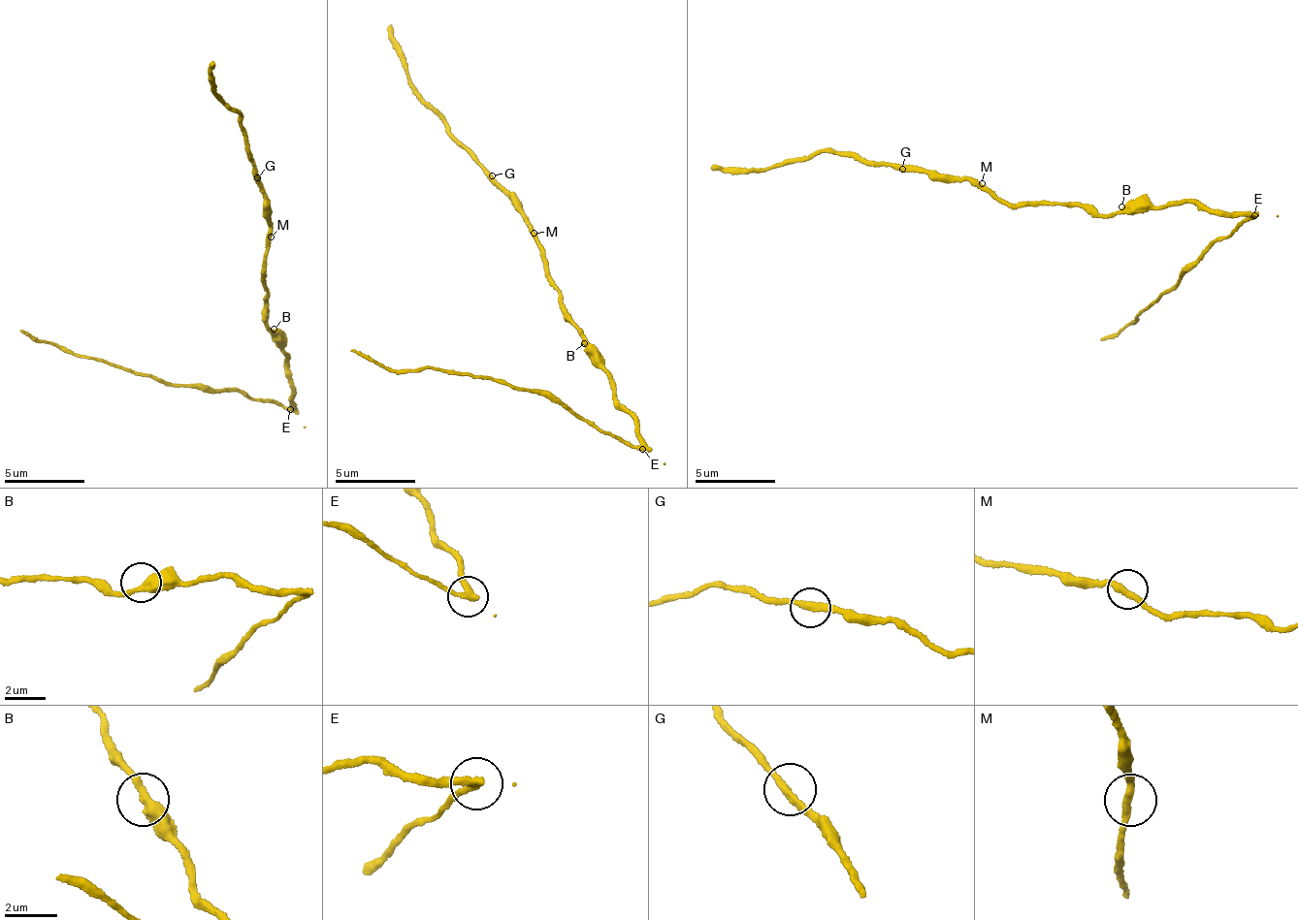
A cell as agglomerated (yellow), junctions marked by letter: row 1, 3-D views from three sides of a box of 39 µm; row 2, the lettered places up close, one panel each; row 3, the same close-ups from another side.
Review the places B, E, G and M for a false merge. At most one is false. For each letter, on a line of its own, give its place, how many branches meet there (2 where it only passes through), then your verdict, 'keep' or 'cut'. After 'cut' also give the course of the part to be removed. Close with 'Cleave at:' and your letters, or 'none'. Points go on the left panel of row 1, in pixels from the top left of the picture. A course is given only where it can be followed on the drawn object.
B: (274, 329) | 2 | keep
E: (290, 409) | 2 | cut | (292, 409), (199, 388), (52, 346), (18, 330)
G: (257, 177) | 2 | keep
M: (271, 237) | 2 | keep
Cleave at: E

